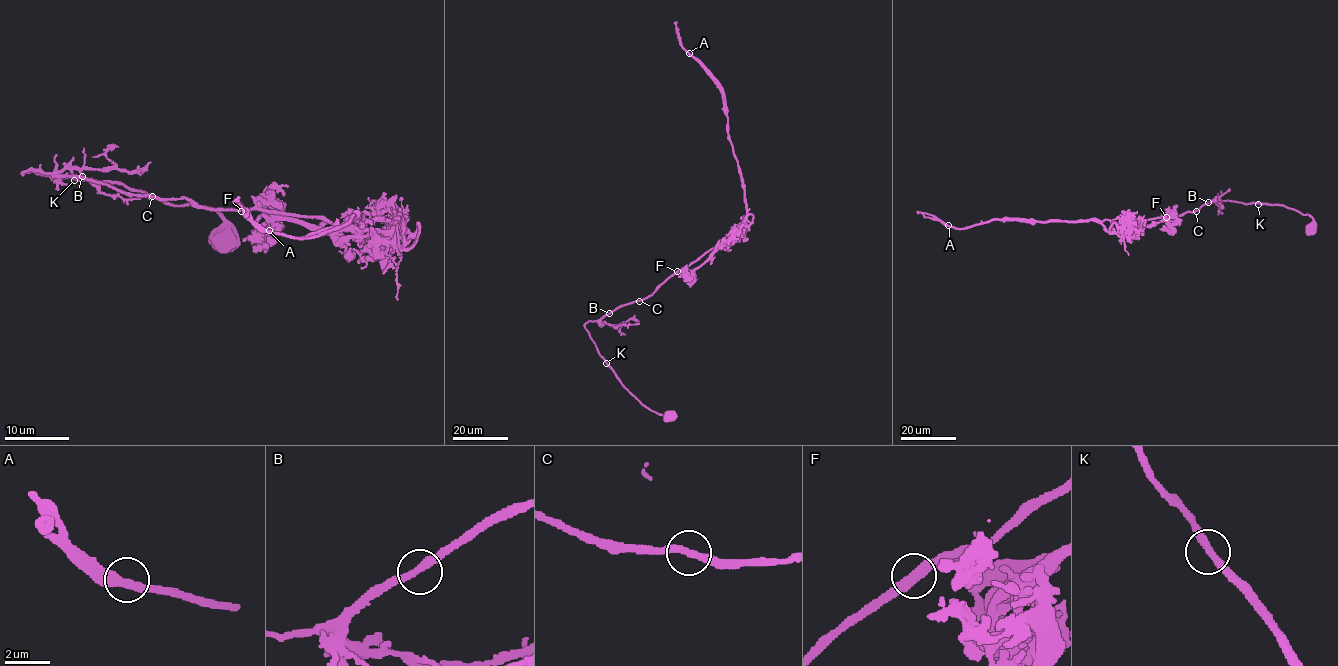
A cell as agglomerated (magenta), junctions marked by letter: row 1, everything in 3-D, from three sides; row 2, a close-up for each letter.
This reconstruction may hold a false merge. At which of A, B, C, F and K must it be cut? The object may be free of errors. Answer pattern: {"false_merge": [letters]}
{"false_merge": ["A"]}

